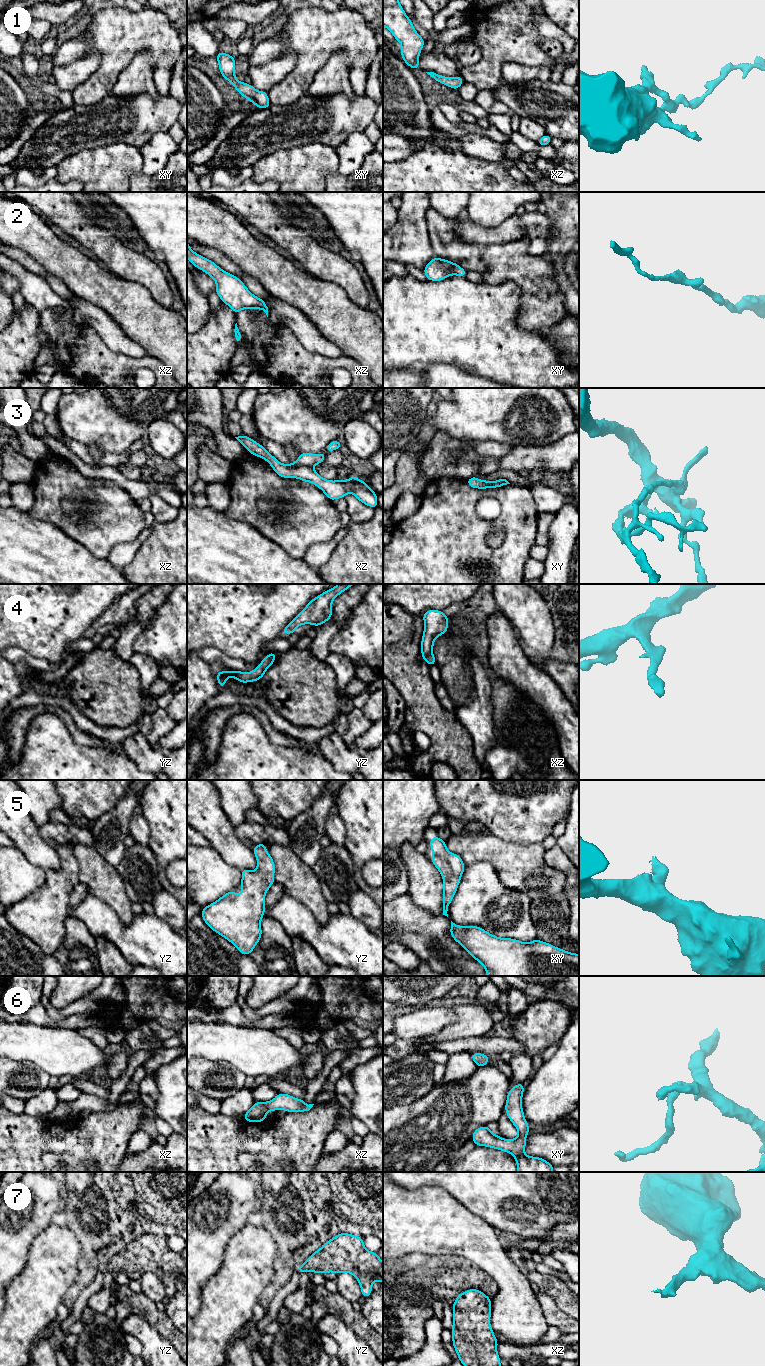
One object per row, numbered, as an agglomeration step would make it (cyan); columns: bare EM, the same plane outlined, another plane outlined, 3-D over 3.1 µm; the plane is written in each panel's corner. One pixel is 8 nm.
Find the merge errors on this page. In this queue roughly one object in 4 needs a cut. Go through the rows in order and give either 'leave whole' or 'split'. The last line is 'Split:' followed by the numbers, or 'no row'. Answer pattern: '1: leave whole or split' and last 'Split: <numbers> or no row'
1: leave whole
2: leave whole
3: split
4: leave whole
5: leave whole
6: leave whole
7: leave whole
Split: 3

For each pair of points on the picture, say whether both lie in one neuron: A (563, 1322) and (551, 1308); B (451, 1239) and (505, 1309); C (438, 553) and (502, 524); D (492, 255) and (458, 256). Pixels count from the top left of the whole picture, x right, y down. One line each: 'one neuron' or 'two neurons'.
A: one neuron
B: one neuron
C: one neuron
D: two neurons

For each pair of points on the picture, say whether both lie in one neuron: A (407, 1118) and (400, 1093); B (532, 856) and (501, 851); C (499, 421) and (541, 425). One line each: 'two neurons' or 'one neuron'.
A: two neurons
B: one neuron
C: one neuron

